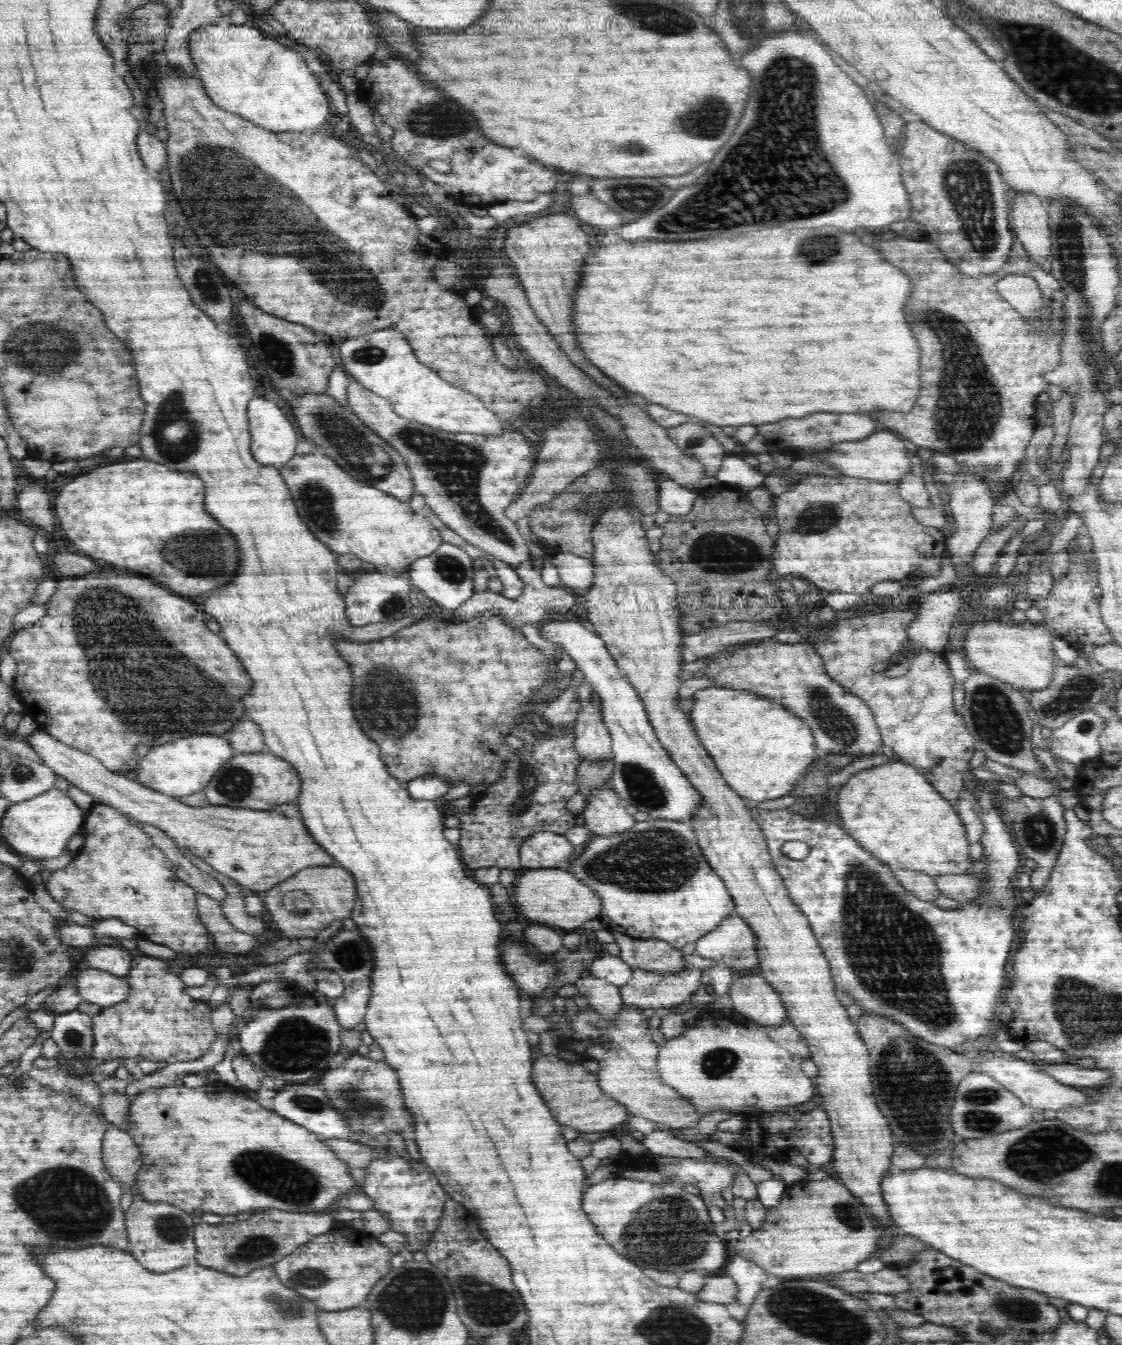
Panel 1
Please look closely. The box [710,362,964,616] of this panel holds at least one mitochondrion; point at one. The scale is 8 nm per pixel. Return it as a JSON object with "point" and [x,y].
{"point":[818,518]}

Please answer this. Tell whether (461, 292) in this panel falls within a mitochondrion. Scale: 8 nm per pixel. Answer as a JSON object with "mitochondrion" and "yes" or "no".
{"mitochondrion":"no"}

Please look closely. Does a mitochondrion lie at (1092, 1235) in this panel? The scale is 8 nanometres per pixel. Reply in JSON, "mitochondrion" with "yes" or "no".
{"mitochondrion":"no"}

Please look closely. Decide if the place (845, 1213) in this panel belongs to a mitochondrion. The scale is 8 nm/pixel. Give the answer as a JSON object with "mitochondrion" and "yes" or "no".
{"mitochondrion":"yes"}

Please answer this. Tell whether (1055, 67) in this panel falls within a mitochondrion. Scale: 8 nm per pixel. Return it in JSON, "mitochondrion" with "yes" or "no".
{"mitochondrion":"yes"}

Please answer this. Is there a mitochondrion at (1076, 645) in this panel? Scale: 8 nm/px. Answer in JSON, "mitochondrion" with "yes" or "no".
{"mitochondrion":"no"}

